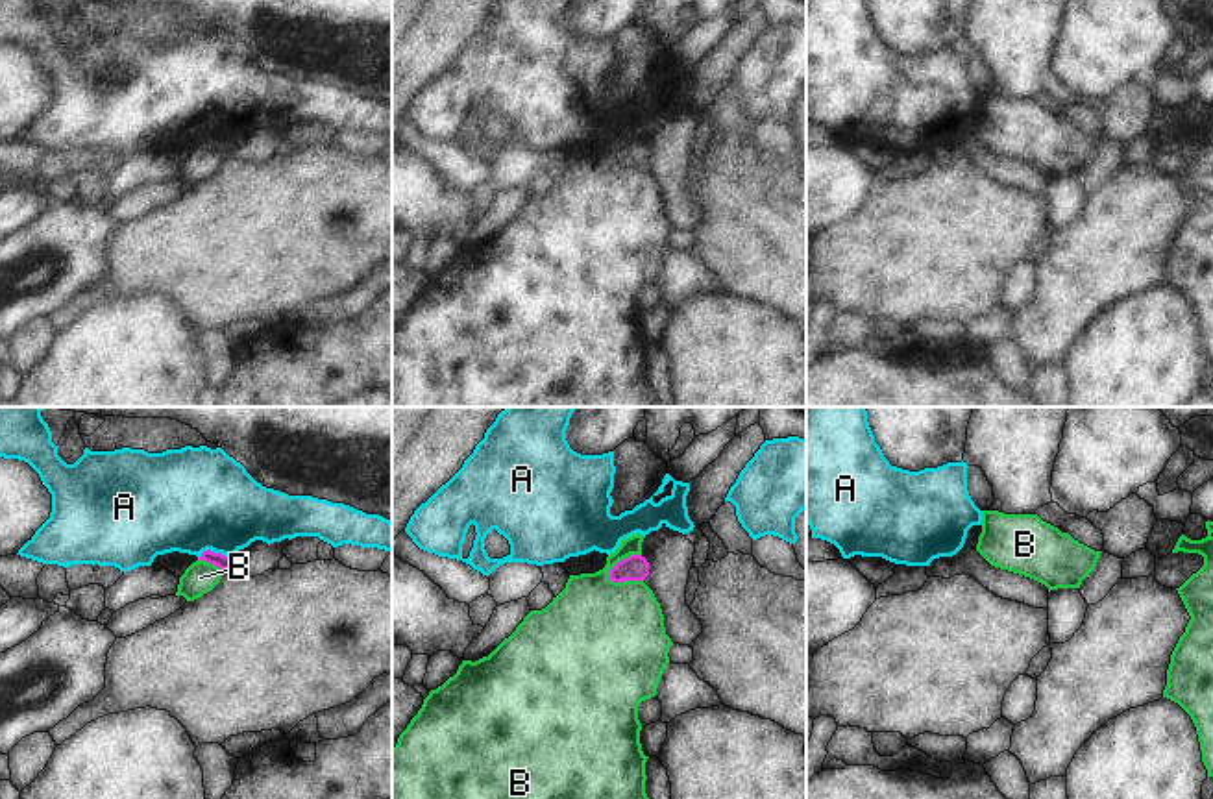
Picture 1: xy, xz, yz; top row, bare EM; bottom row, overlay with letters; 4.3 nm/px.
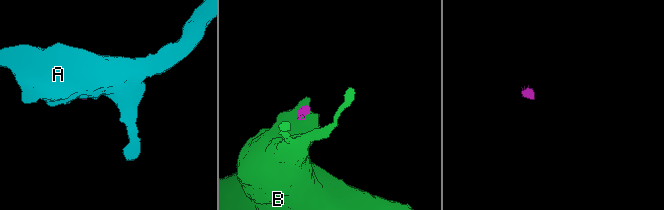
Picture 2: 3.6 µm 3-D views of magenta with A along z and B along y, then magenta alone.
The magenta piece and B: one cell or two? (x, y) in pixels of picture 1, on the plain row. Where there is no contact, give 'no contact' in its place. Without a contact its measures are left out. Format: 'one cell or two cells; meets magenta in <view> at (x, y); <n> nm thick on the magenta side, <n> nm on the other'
two cells; meets magenta in xz at (624, 145); 110 nm thick on the magenta side, 300 nm on the other

